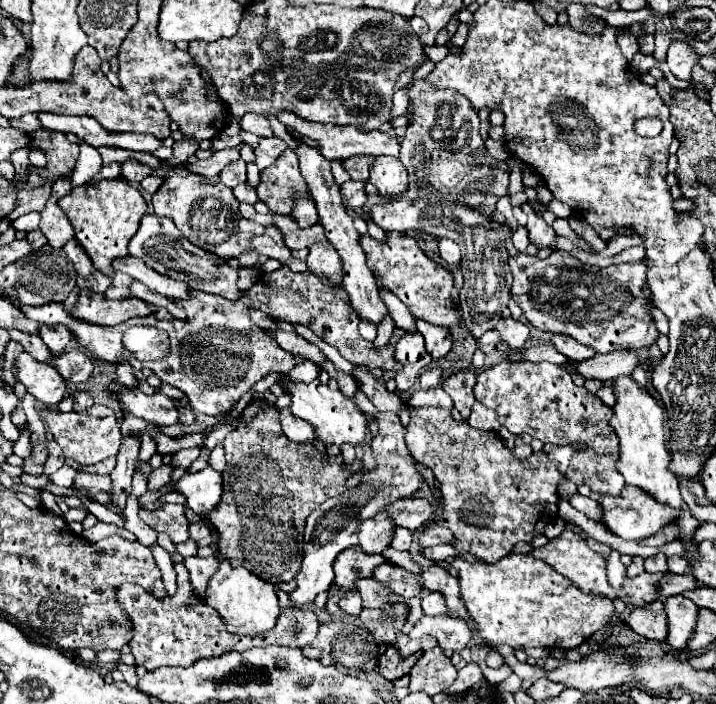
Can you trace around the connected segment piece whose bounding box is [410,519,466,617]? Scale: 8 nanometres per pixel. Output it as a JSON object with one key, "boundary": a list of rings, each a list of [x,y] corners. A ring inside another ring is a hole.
{"boundary":[[[428,519],[420,529],[414,531],[414,541],[412,541],[412,547],[410,547],[410,557],[412,557],[414,563],[420,565],[420,577],[422,577],[424,587],[428,587],[428,591],[440,591],[440,593],[444,593],[448,611],[452,615],[466,617],[466,609],[464,609],[464,603],[460,599],[458,579],[454,575],[450,575],[448,569],[438,567],[434,559],[424,557],[424,547],[420,547],[420,543],[418,543],[420,537],[424,535],[424,531],[428,527],[434,527],[434,525],[436,525],[436,521]]]}

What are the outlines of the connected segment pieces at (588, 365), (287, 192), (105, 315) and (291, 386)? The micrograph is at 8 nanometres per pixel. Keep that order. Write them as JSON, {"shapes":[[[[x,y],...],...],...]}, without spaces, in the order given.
{"shapes":[[[[618,349],[608,355],[596,353],[592,359],[576,363],[576,369],[586,377],[586,379],[614,379],[616,375],[630,375],[634,367],[642,365],[644,361],[634,355],[632,349]]],[[[290,147],[260,173],[256,193],[258,199],[268,205],[270,213],[278,215],[292,213],[296,203],[294,195],[308,195],[308,187],[304,187],[304,177],[298,169],[296,153]]],[[[82,291],[76,307],[72,309],[74,319],[96,325],[118,325],[130,317],[146,317],[146,315],[152,315],[152,309],[148,307],[148,303],[136,297],[110,301],[104,299],[102,293],[92,291]]],[[[314,379],[310,385],[306,383],[290,383],[290,381],[282,381],[282,385],[292,393],[292,405],[290,411],[312,423],[316,427],[316,437],[324,443],[324,445],[344,445],[350,443],[354,447],[362,445],[366,441],[368,435],[368,419],[366,415],[356,407],[356,403],[346,397],[340,391],[332,391],[328,385],[318,383],[318,379]]]]}

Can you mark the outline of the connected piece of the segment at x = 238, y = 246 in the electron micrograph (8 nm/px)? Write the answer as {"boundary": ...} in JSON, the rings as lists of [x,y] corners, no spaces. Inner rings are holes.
{"boundary":[[[176,173],[164,179],[160,189],[152,195],[152,205],[156,215],[170,217],[190,243],[202,247],[208,253],[228,259],[228,257],[240,257],[248,249],[256,249],[260,255],[278,259],[294,273],[310,273],[306,261],[296,259],[292,251],[286,247],[284,235],[280,233],[278,227],[274,225],[262,227],[258,223],[244,219],[238,213],[240,201],[234,197],[234,191],[224,183],[206,183],[204,177],[198,173],[188,173],[186,177]]]}

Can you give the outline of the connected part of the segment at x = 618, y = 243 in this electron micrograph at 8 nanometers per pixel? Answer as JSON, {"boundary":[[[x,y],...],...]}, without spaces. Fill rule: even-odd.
{"boundary":[[[616,235],[616,237],[612,237],[612,239],[610,239],[607,247],[599,254],[603,257],[612,257],[627,248],[630,248],[632,246],[639,246],[642,245],[642,243],[643,239],[642,237],[640,237],[640,235]]]}

